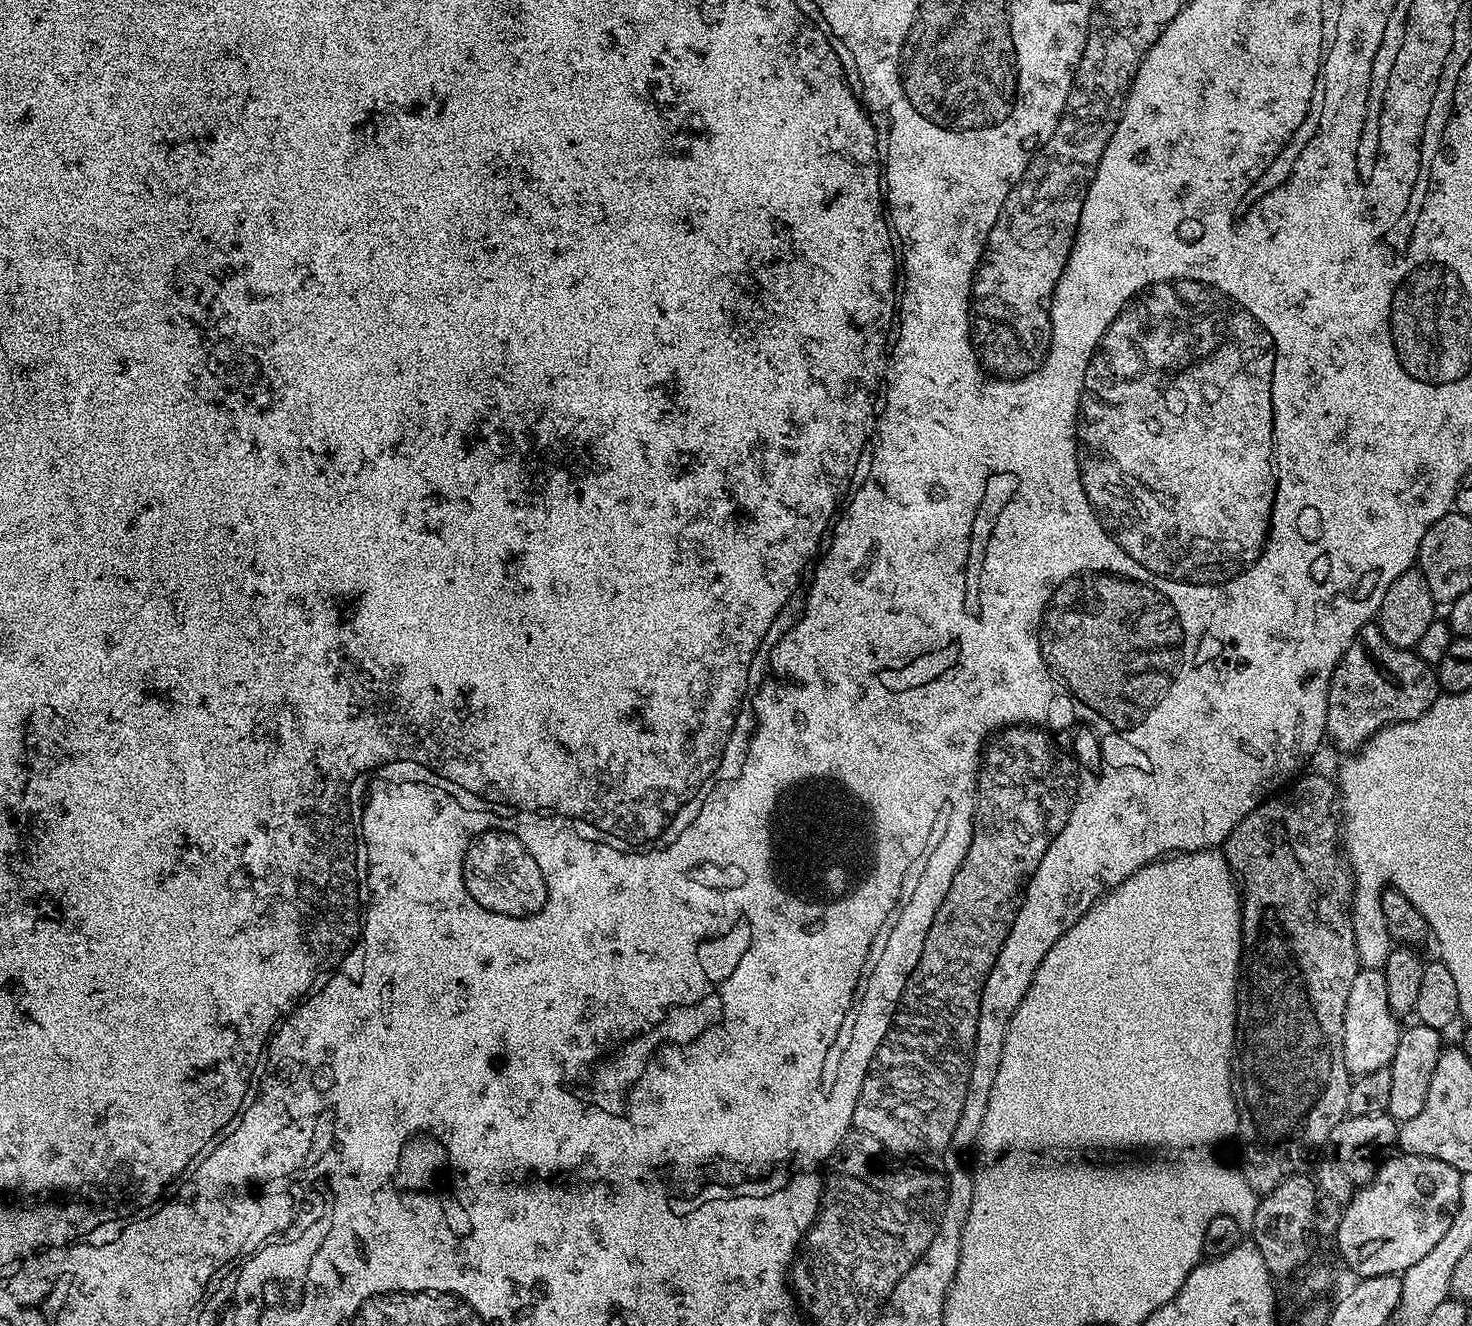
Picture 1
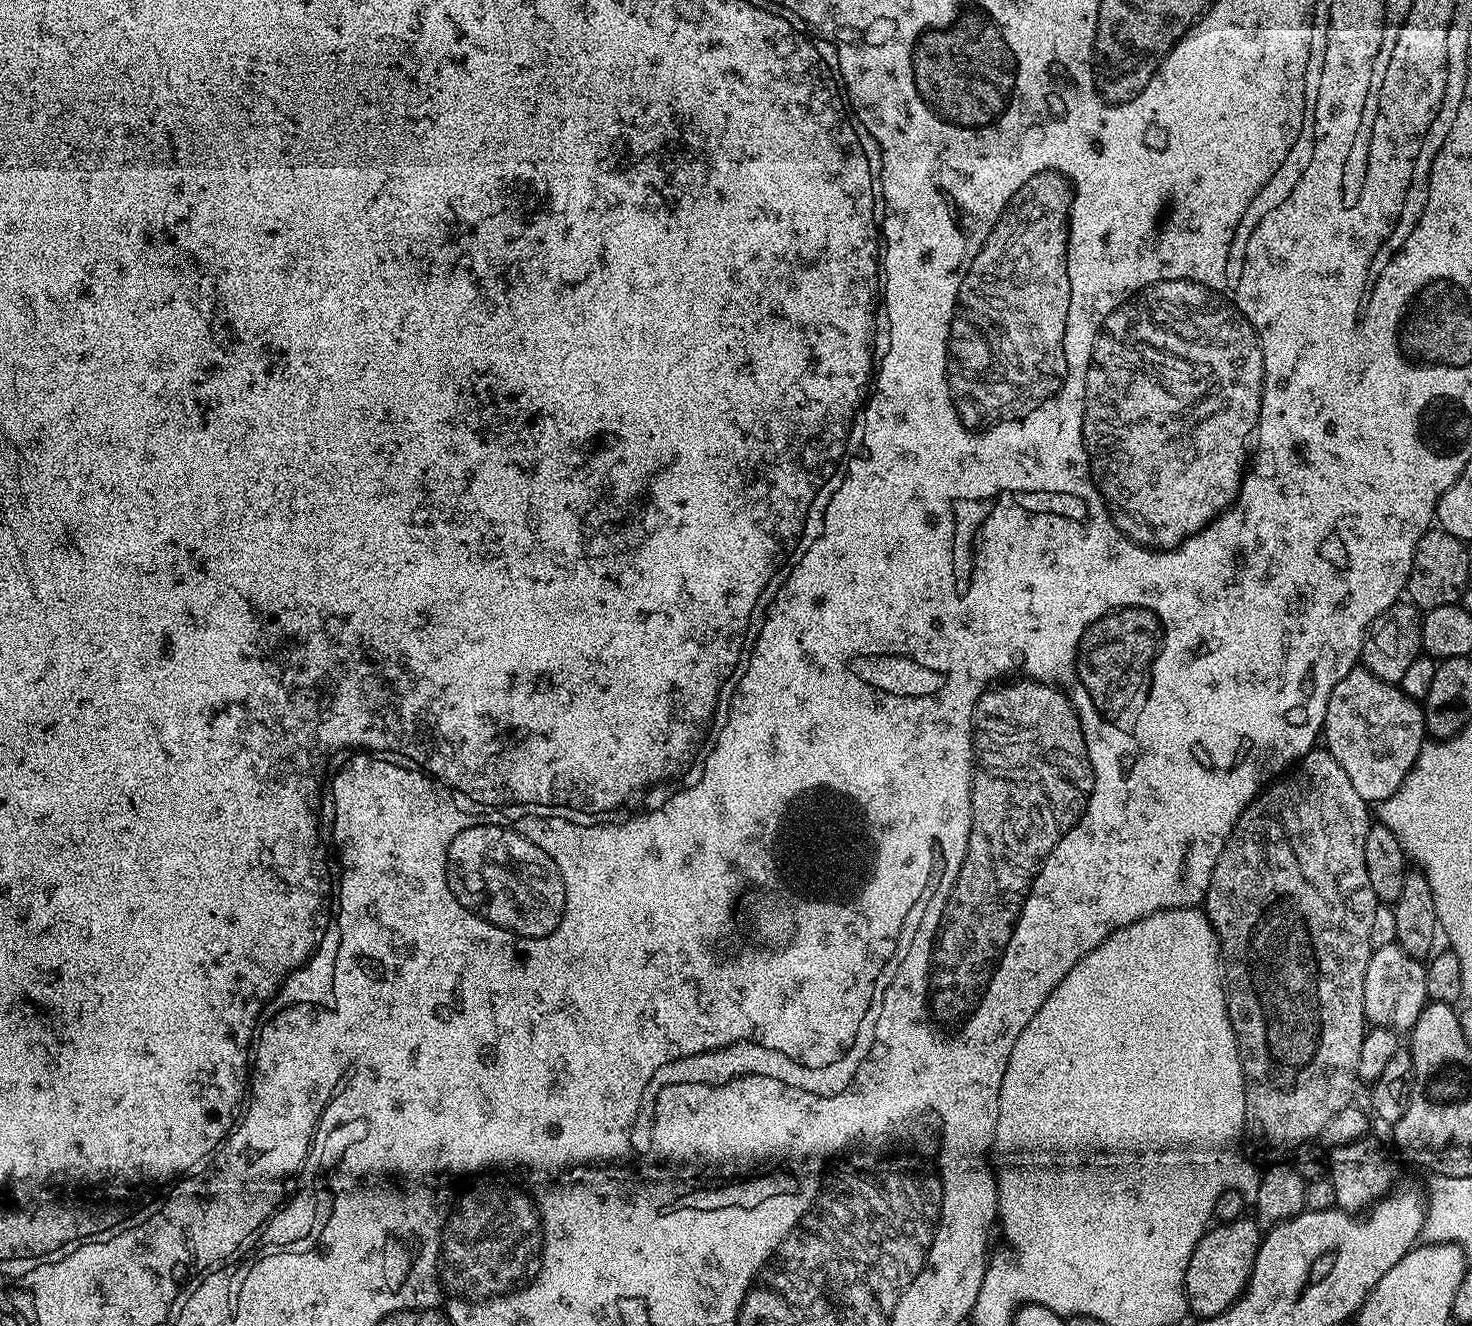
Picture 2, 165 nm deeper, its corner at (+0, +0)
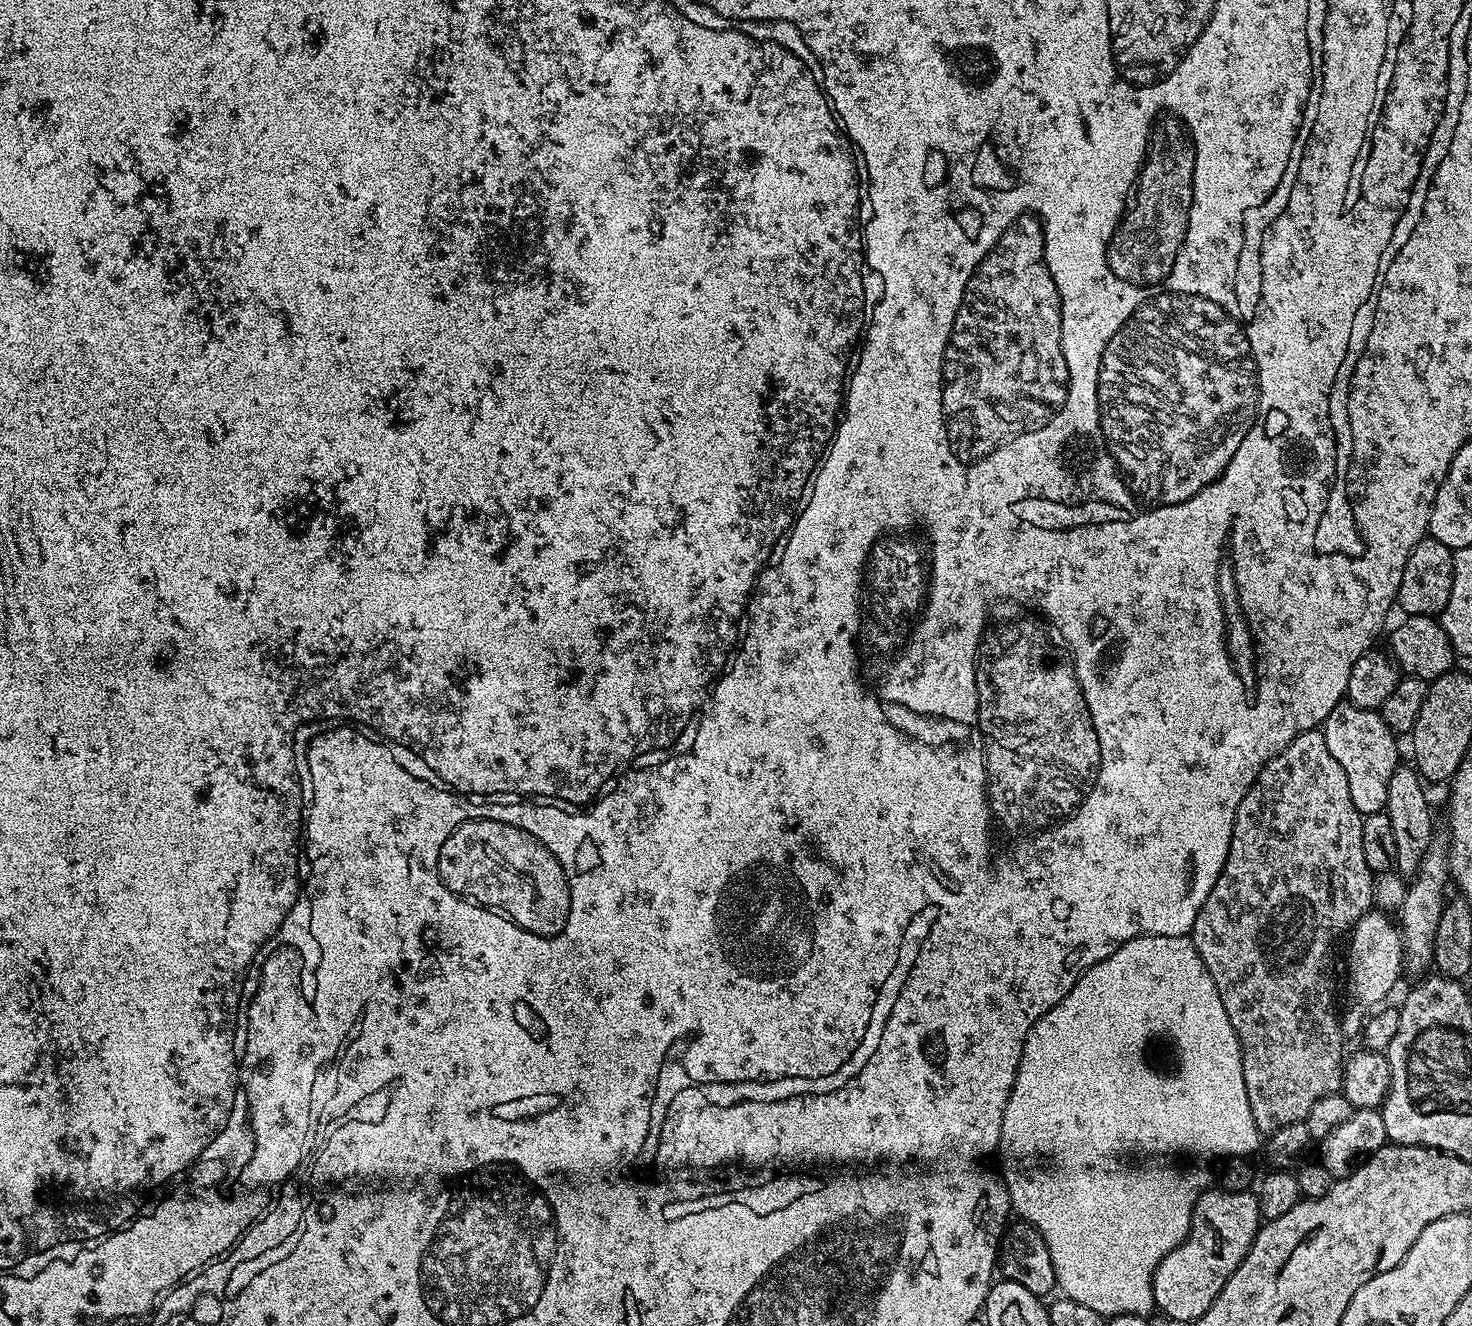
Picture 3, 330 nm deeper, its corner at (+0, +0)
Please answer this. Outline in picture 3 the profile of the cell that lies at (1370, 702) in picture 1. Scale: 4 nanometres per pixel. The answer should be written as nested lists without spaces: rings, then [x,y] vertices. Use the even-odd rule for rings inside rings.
[[[1347,702],[1330,710],[1322,725],[1322,731],[1330,754],[1334,754],[1338,766],[1346,770],[1346,782],[1350,782],[1350,798],[1354,798],[1354,806],[1361,816],[1384,811],[1390,774],[1394,774],[1394,770],[1402,762],[1400,748],[1396,745],[1397,733],[1386,726],[1379,711],[1371,712]]]

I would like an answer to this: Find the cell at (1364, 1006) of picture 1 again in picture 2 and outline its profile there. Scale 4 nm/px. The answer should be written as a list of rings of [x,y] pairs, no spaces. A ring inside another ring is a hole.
[[[1397,943],[1375,949],[1366,966],[1364,1015],[1367,1023],[1377,1028],[1391,1028],[1400,1034],[1411,1030],[1418,1022],[1424,1005],[1429,1003],[1426,990],[1427,973],[1427,967],[1406,954],[1406,950],[1402,950]]]

